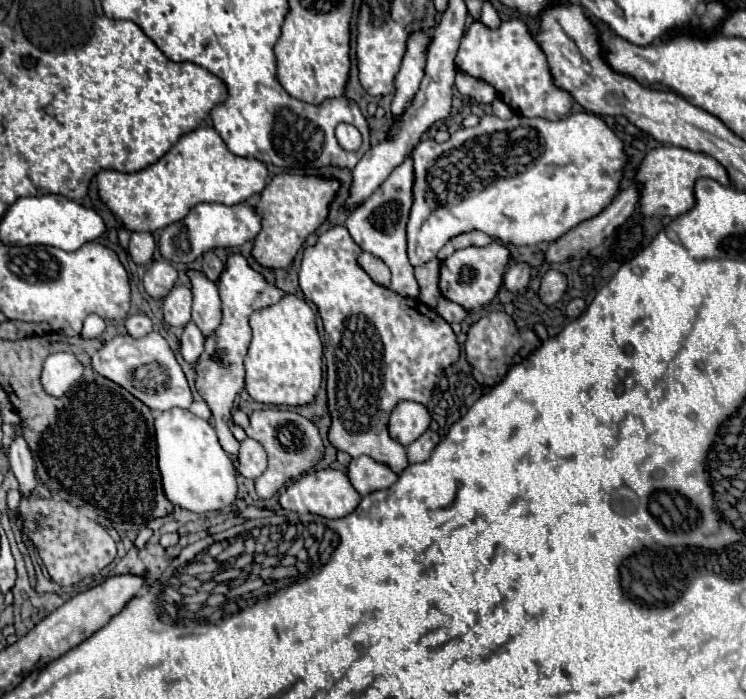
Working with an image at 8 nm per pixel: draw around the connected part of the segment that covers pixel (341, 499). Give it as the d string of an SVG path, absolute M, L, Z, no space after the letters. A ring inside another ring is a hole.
M325 468L325 470L315 470L305 474L303 478L299 478L297 482L293 482L291 486L287 486L287 490L281 496L281 506L293 512L311 512L317 516L325 516L325 518L343 518L347 514L351 514L357 504L359 504L361 496L359 492L353 488L353 484L349 482L347 474L335 468Z

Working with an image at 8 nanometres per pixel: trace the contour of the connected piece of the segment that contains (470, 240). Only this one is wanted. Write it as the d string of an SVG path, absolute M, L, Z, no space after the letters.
M467 232L467 234L461 234L461 236L455 236L453 240L449 240L449 244L445 244L441 248L441 252L437 254L439 260L445 260L449 258L455 250L461 250L461 248L467 248L467 246L489 246L493 240L489 236L485 236L483 232Z

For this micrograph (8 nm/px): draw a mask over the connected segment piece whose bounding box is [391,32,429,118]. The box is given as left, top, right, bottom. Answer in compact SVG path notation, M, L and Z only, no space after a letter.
M415 32L409 38L407 54L395 78L395 100L391 104L391 112L395 114L395 118L409 106L409 100L419 88L419 82L423 78L423 68L425 68L427 42L429 42L429 36L425 32Z

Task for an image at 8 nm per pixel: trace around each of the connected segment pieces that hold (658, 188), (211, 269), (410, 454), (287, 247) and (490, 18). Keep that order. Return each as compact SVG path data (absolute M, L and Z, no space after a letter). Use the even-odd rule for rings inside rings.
M657 146L653 148L641 164L635 168L633 184L639 186L639 202L637 202L637 214L641 216L679 216L685 214L695 206L693 196L693 184L697 178L713 178L723 186L729 186L729 176L725 168L711 156L691 152L679 146Z
M213 250L203 254L203 272L205 272L205 276L209 280L215 282L219 278L219 274L221 274L221 268L223 268L223 262L219 260L219 256Z
M427 430L421 438L417 438L413 444L407 446L407 458L409 458L409 462L411 464L413 462L425 462L431 456L431 452L433 452L433 448L437 444L439 444L439 434L433 432L433 430Z
M277 174L271 184L261 192L257 210L263 216L263 228L253 240L253 256L265 268L287 268L307 236L315 232L329 216L329 206L335 200L341 182L325 176L303 174Z
M487 2L487 4L483 4L483 14L481 14L481 24L485 24L487 28L491 28L491 30L495 30L499 24L501 24L501 20L499 20L499 16L497 16L497 12L495 12L495 8Z

